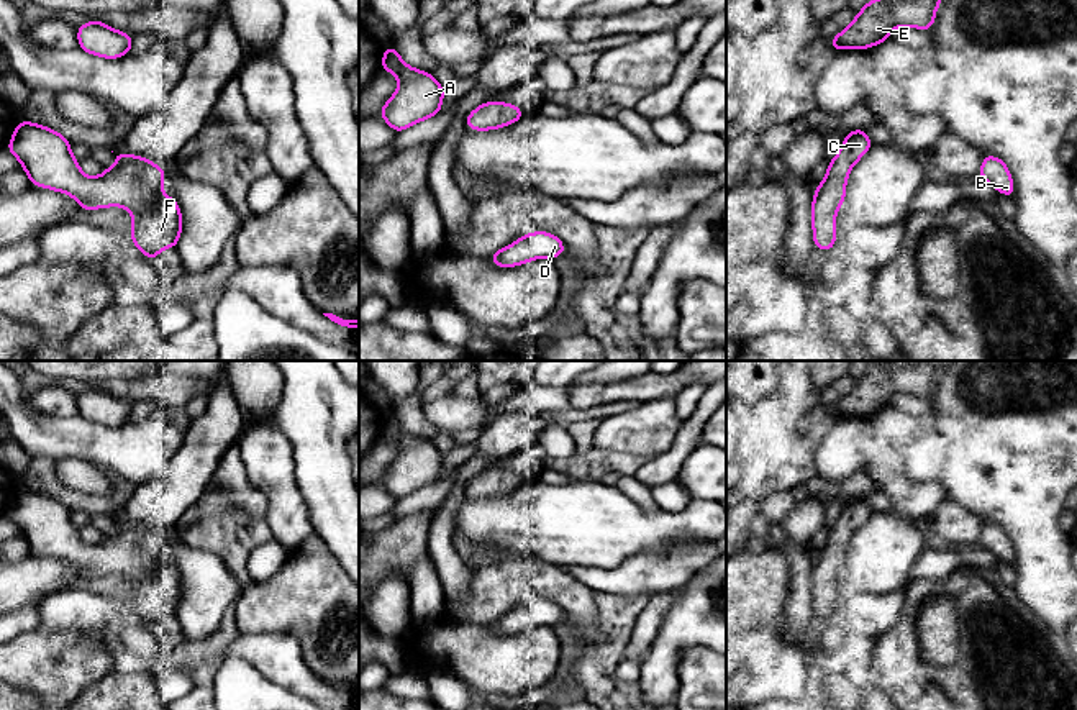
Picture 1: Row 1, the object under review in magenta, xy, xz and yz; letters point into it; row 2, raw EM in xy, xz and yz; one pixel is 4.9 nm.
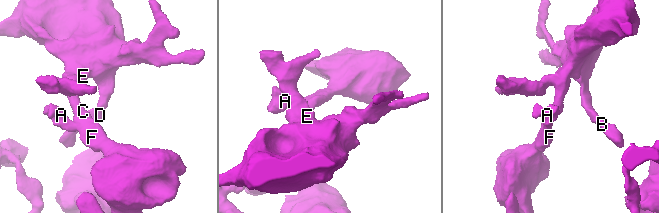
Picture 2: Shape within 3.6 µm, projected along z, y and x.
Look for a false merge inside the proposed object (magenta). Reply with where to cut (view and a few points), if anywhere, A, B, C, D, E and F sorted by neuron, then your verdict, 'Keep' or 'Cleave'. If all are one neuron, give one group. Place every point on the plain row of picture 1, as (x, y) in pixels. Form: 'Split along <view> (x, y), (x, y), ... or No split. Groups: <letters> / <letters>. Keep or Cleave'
No split. Groups: A B C D E F. Keep

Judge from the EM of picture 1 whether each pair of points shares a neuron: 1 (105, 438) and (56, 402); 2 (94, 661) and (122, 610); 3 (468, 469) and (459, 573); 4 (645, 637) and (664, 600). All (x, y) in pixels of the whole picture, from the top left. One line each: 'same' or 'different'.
1: different
2: different
3: same
4: same

